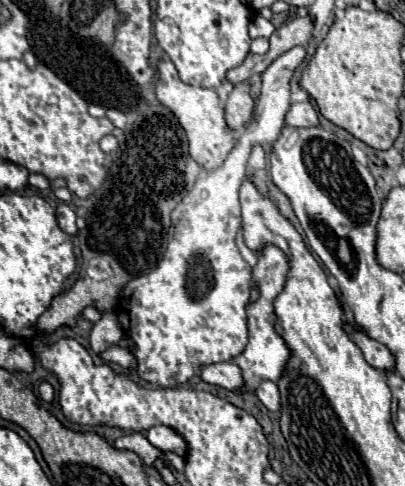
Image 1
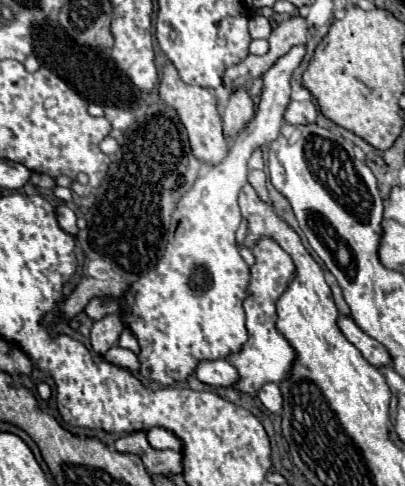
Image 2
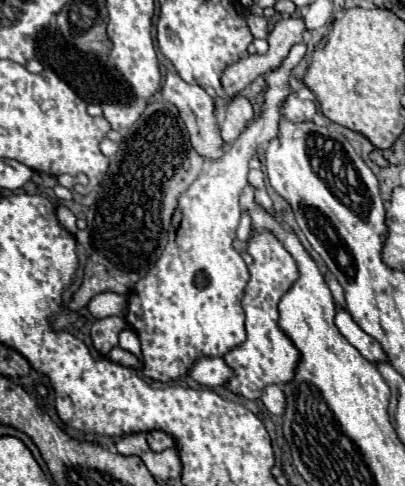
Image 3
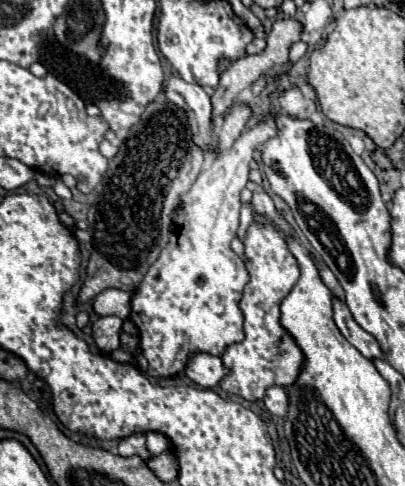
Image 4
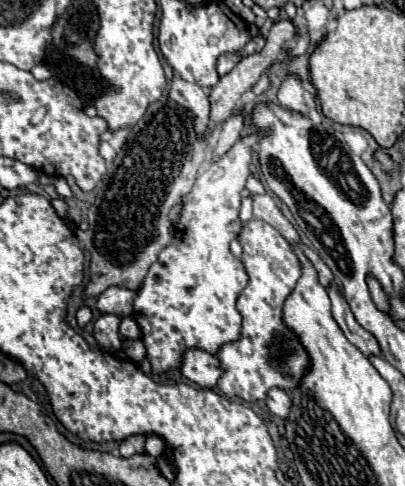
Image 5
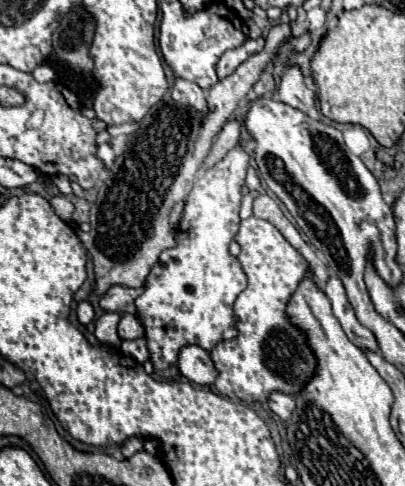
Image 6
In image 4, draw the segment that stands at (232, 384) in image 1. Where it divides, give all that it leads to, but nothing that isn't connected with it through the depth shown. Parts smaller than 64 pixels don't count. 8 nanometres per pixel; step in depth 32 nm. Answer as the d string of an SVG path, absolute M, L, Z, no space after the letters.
M196 354L186 366L186 376L200 384L202 388L218 386L226 374L228 368L224 368L224 362L218 356L210 354Z

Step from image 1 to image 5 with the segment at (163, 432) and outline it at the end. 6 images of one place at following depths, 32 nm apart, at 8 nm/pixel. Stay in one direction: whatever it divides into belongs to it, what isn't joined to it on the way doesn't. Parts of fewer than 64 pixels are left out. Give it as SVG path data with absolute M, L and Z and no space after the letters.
M148 434L146 436L146 452L154 458L162 456L164 454L164 438L160 438L156 434Z

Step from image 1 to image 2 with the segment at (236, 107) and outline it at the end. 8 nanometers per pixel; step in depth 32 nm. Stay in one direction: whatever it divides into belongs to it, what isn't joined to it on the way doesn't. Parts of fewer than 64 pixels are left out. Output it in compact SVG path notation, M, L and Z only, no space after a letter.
M236 88L224 108L224 134L236 136L254 116L254 102L246 88Z

